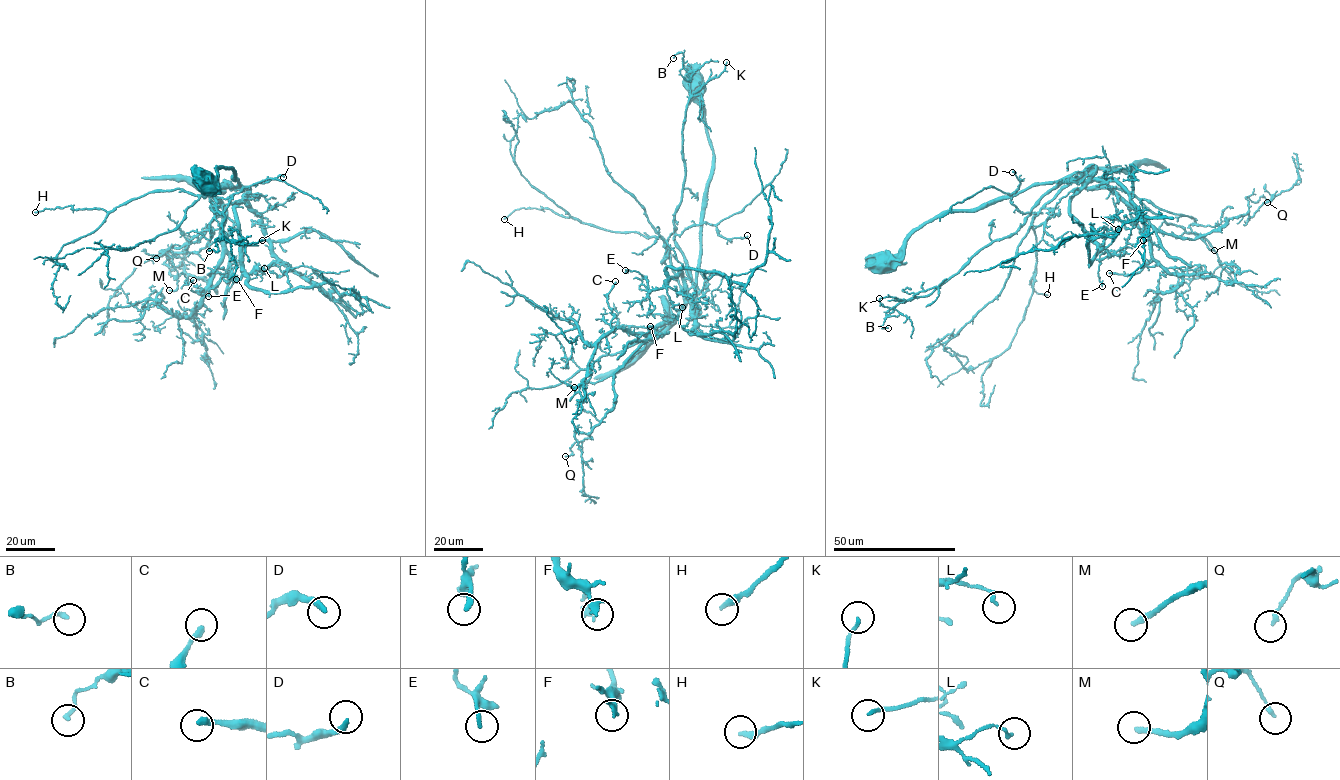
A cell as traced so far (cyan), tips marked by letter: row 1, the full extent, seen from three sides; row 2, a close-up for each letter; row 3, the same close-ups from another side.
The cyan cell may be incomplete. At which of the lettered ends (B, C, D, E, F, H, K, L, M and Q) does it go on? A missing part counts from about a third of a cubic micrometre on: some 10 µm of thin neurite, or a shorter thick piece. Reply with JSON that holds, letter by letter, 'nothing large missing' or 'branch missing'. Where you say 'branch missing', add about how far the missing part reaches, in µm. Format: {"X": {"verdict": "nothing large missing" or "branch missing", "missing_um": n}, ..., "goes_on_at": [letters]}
{"B": {"verdict": "nothing large missing"}, "C": {"verdict": "nothing large missing"}, "D": {"verdict": "nothing large missing"}, "E": {"verdict": "nothing large missing"}, "F": {"verdict": "nothing large missing"}, "H": {"verdict": "nothing large missing"}, "K": {"verdict": "nothing large missing"}, "L": {"verdict": "nothing large missing"}, "M": {"verdict": "nothing large missing"}, "Q": {"verdict": "nothing large missing"}, "goes_on_at": []}

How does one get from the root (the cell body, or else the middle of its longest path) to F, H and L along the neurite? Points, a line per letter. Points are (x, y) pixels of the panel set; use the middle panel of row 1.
F: (693, 87), (713, 155), (696, 295), (674, 322), (662, 297), (666, 318), (652, 338), (650, 326)
H: (693, 87), (713, 155), (692, 300), (683, 296), (660, 237), (610, 231), (543, 208), (515, 209), (504, 219)
L: (693, 87), (705, 115), (712, 174), (702, 212), (697, 313), (679, 270), (666, 283), (670, 302), (682, 307)

